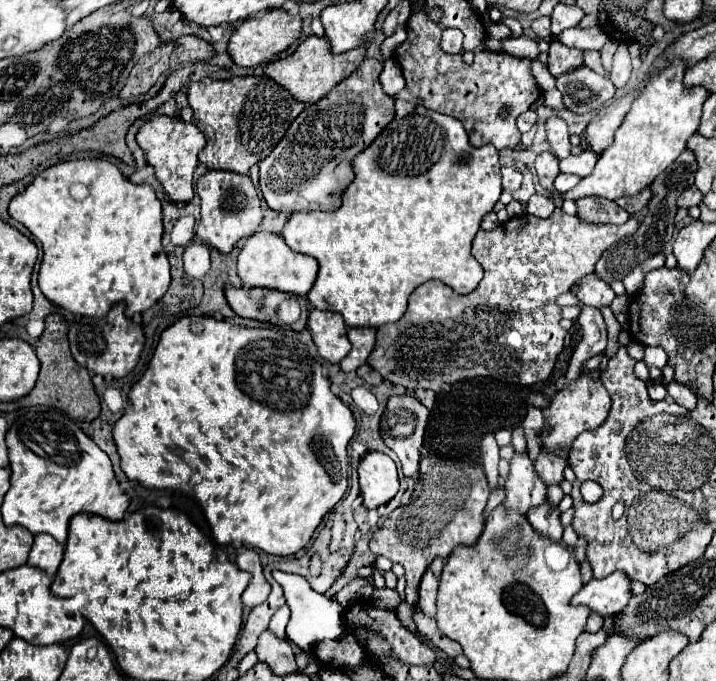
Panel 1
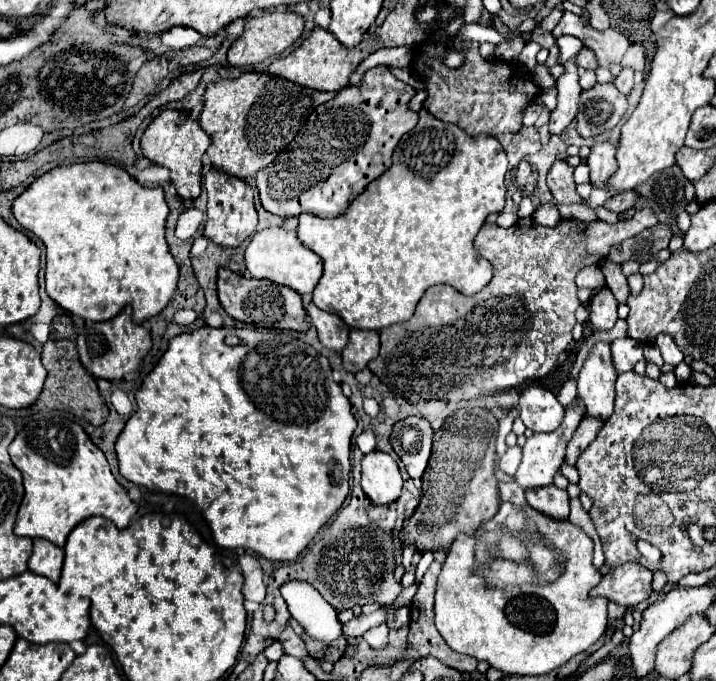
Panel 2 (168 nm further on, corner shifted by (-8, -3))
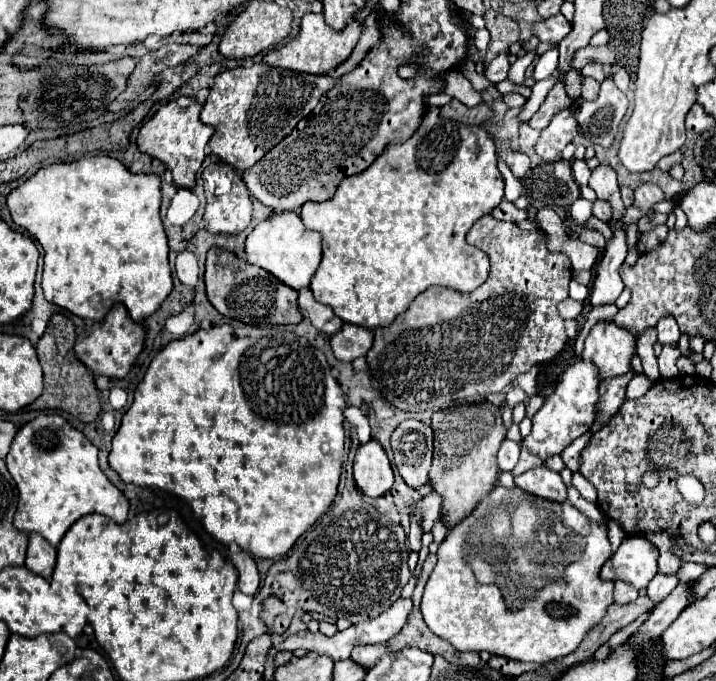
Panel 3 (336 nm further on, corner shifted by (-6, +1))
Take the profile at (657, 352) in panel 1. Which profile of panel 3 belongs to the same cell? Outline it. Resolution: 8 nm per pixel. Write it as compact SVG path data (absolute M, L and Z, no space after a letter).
M664 316L658 324L658 342L660 344L676 344L678 338L680 338L680 330L678 330L678 324L672 316Z

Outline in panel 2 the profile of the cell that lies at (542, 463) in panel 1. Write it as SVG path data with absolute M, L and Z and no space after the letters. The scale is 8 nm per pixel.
M586 418L586 420L582 420L580 426L576 428L572 440L568 442L564 462L570 464L570 466L574 466L576 460L578 460L578 456L580 456L580 452L582 452L582 448L586 448L586 446L596 438L596 434L598 434L600 428L602 428L602 422L596 420L596 418Z

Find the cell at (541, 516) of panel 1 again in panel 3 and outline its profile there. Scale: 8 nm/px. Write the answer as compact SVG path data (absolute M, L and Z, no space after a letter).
M540 466L534 470L526 470L514 478L516 486L524 492L530 492L540 498L562 502L566 500L566 484L562 482L560 474L550 470L548 466Z

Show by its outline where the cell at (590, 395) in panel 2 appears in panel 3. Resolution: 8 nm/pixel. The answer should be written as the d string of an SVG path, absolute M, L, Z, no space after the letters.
M602 320L590 330L582 358L596 364L602 380L620 376L630 368L630 360L636 352L636 340L636 332L618 328L612 320Z

